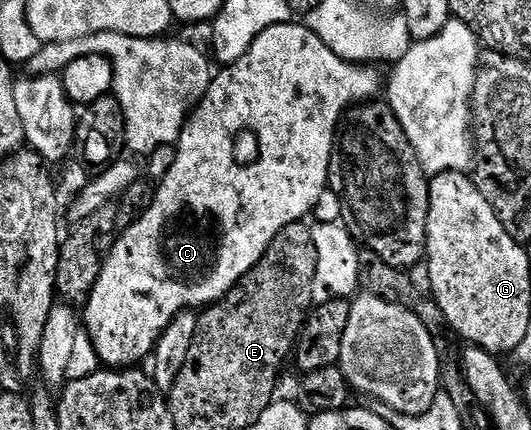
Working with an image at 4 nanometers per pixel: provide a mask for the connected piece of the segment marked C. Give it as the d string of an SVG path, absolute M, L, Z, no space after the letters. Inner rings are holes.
M292 22L269 26L269 30L257 34L253 46L249 46L249 50L241 58L237 58L237 62L219 70L223 72L216 71L214 73L212 82L208 86L208 92L204 94L203 100L187 117L186 124L177 141L173 167L169 169L169 174L165 174L163 180L158 181L149 207L118 233L115 245L111 248L111 253L107 255L107 261L103 263L101 274L85 305L85 311L87 311L87 316L85 312L85 332L90 336L100 361L108 369L130 369L139 364L138 360L145 359L146 361L155 351L155 346L163 332L179 312L202 310L217 303L222 296L229 294L229 290L233 290L233 286L241 277L249 274L249 270L253 266L257 266L257 262L263 257L265 250L269 250L273 238L277 234L281 234L281 230L285 230L285 226L306 221L308 219L306 216L310 217L314 213L321 194L328 191L329 188L329 162L335 149L337 129L340 127L347 109L356 102L367 102L378 97L375 96L378 92L380 95L379 76L373 69L375 68L366 63L351 63L342 60L329 50L329 46L306 23Z

